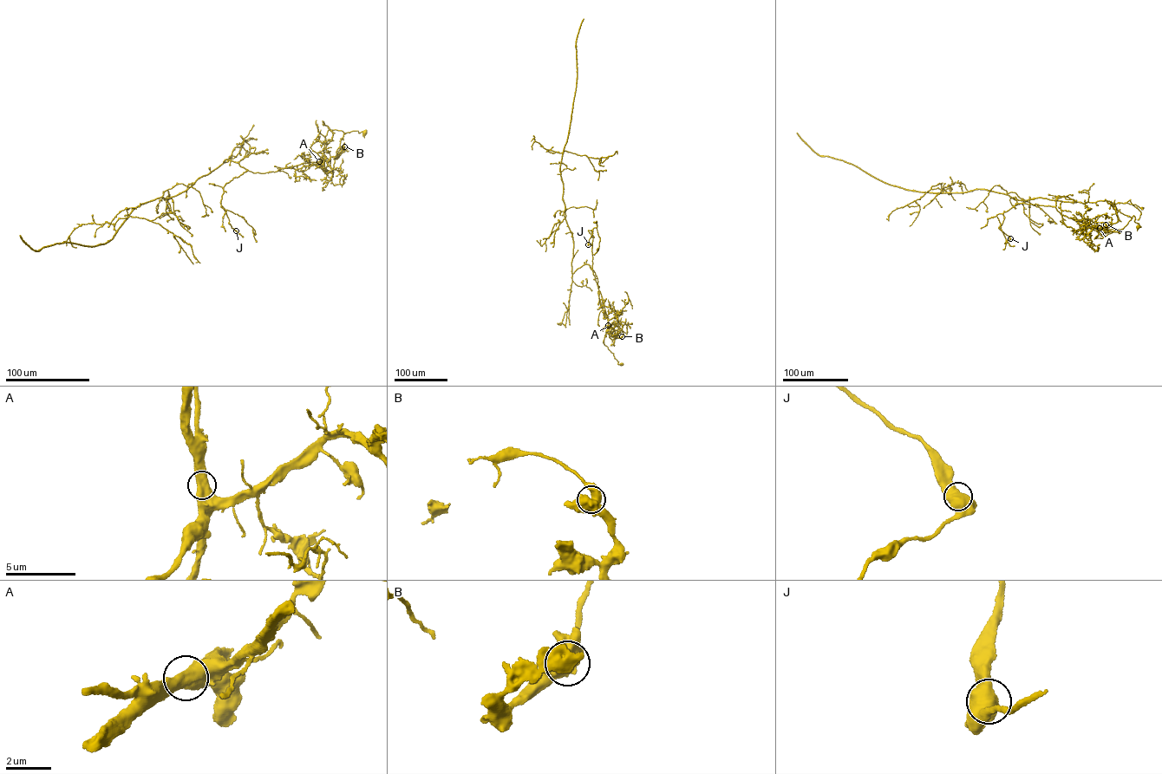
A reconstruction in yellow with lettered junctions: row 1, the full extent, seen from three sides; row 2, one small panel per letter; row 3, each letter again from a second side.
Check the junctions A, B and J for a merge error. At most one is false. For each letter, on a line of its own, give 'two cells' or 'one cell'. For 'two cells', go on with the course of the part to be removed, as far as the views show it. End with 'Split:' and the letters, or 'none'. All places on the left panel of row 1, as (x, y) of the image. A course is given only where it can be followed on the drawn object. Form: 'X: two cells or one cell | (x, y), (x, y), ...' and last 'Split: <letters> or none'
A: two cells | (319, 161), (324, 156), (325, 137), (329, 130), (344, 133), (362, 132), (364, 138)
B: one cell
J: one cell
Split: A

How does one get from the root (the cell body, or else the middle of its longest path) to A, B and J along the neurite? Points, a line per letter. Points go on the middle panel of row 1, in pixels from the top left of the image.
A: (622, 364), (617, 364), (613, 353), (603, 342), (608, 325)
B: (622, 364), (617, 364), (613, 353), (603, 342), (606, 332), (612, 328), (615, 337), (622, 336)
J: (622, 364), (617, 364), (613, 353), (603, 342), (608, 328), (608, 318), (592, 268), (592, 230), (588, 244)

